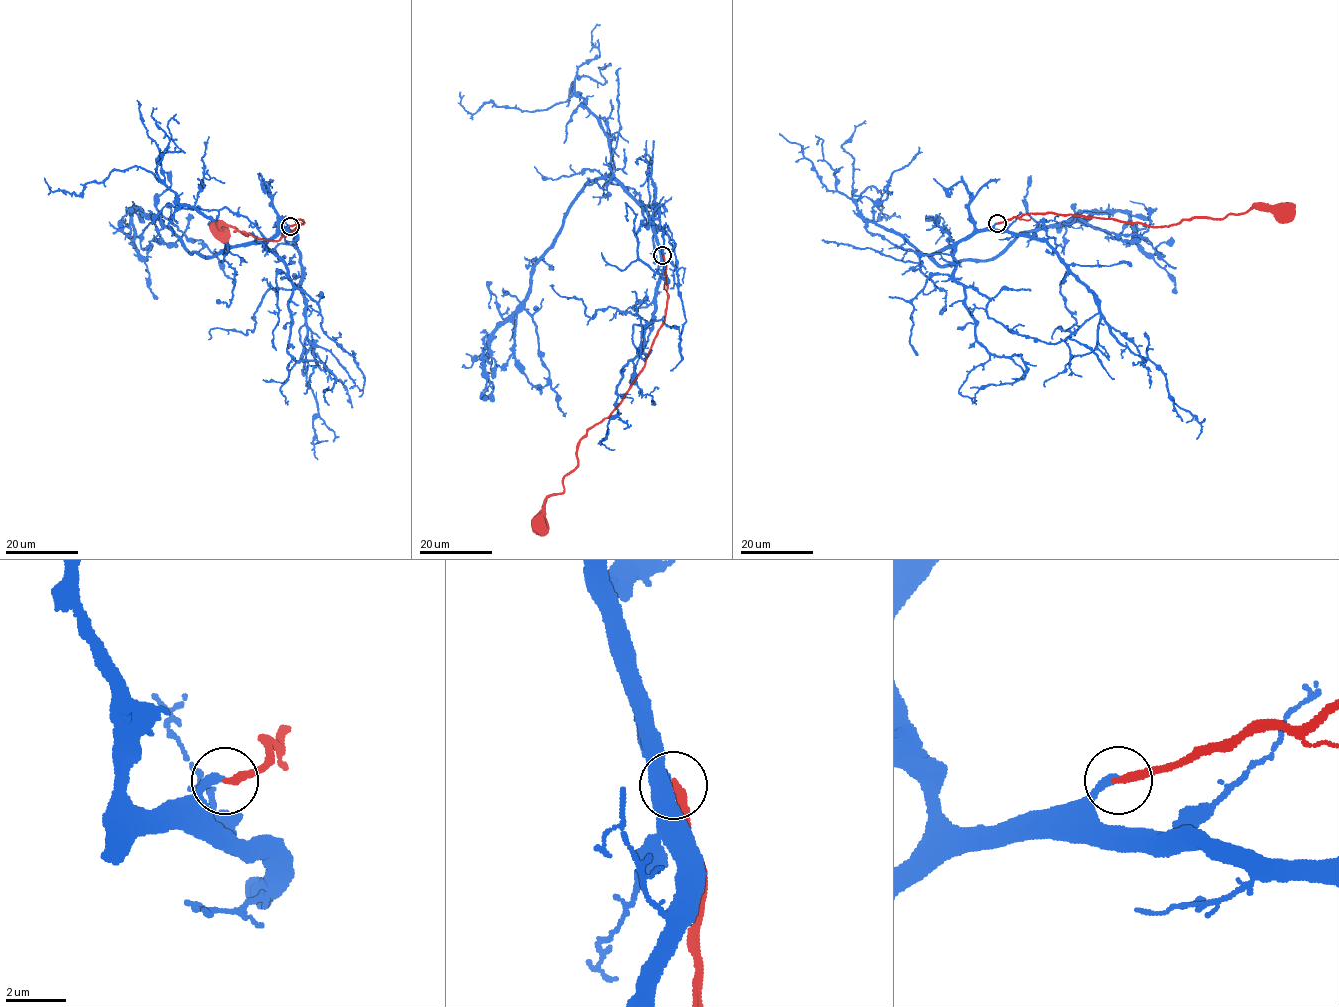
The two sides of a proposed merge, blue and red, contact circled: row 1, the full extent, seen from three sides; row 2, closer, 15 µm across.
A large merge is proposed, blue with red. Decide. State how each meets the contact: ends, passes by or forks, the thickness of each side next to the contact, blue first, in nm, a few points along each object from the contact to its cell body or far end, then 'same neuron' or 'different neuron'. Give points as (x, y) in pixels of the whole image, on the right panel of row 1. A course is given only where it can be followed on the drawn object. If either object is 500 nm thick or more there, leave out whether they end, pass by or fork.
blue ends | red ends | 280/280 nm | blue via (997, 224), (934, 258), (941, 266), (990, 260), (1032, 229), (1123, 211), (1135, 242), (1167, 272), (1175, 293) | red via (997, 224), (1025, 214), (1048, 213), (1163, 227), (1195, 217), (1219, 219), (1256, 207), (1282, 216), (1285, 212) | same neuron

